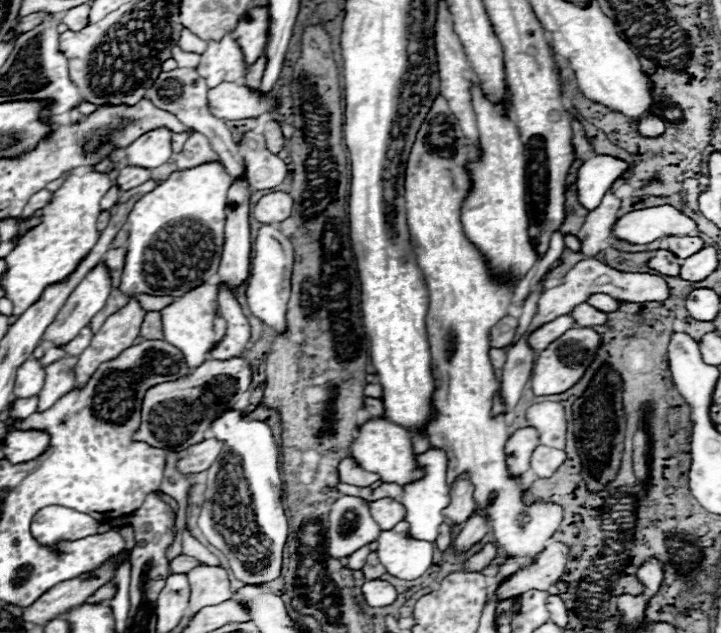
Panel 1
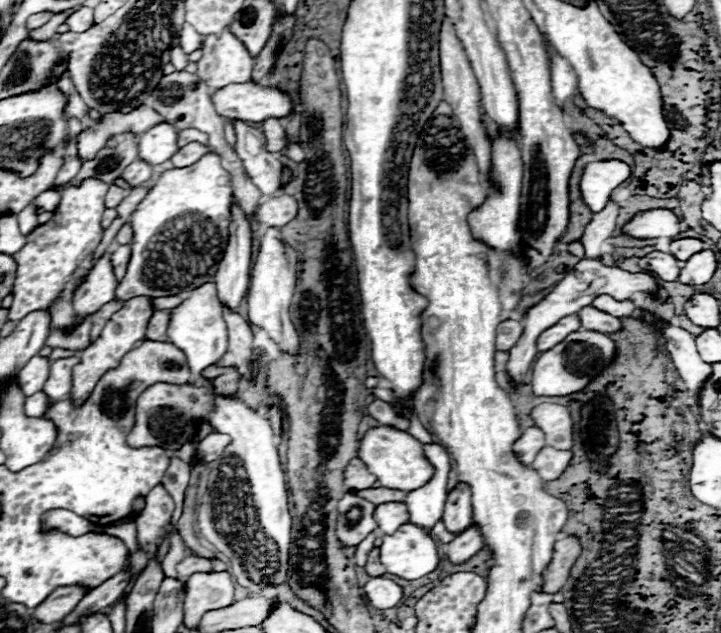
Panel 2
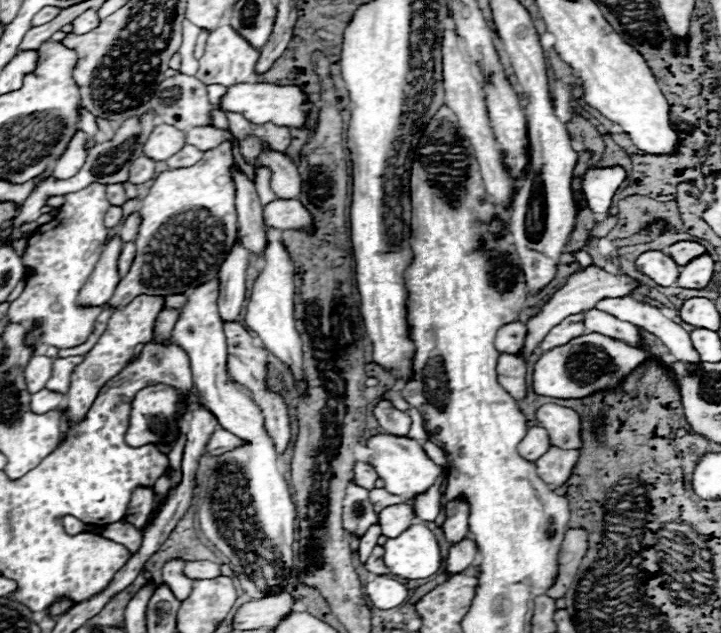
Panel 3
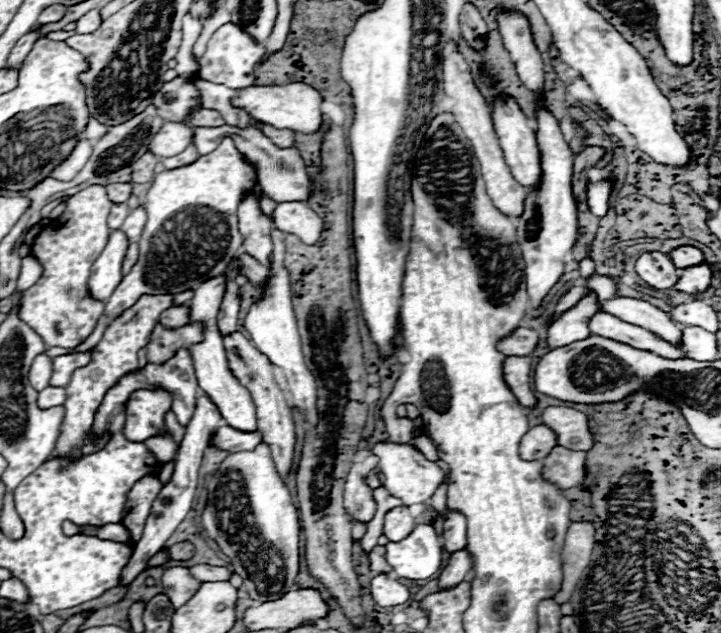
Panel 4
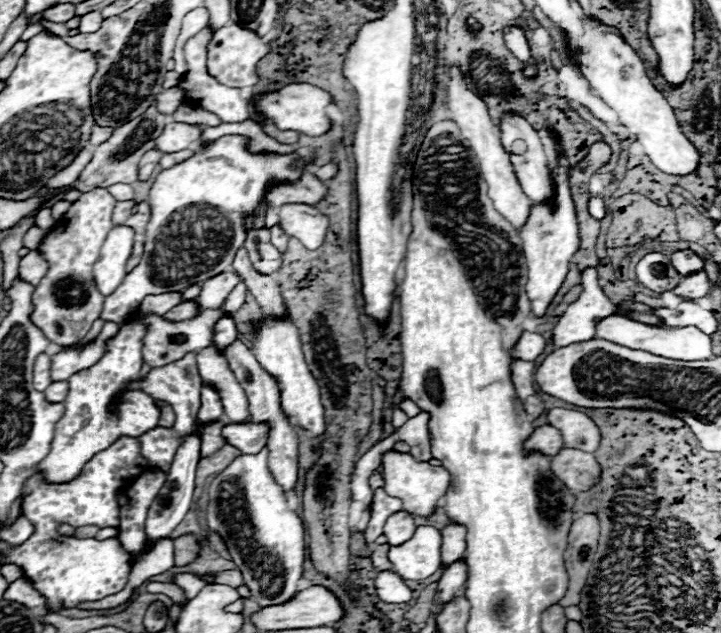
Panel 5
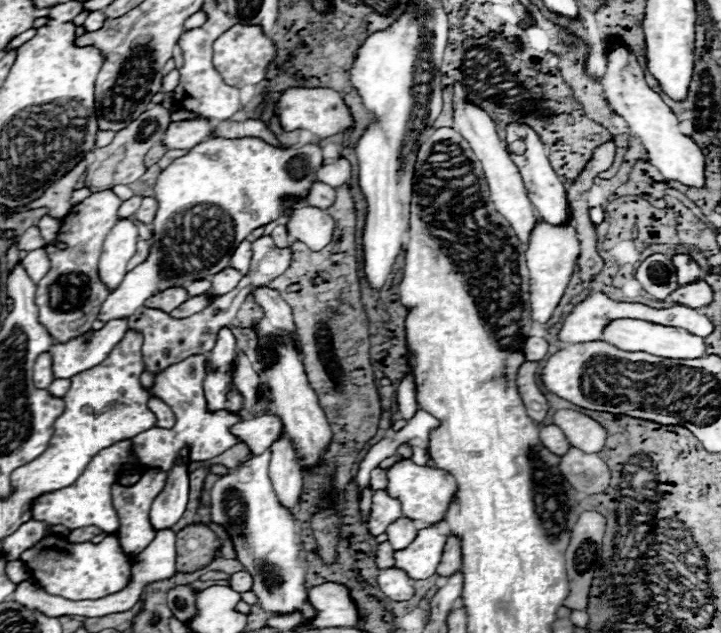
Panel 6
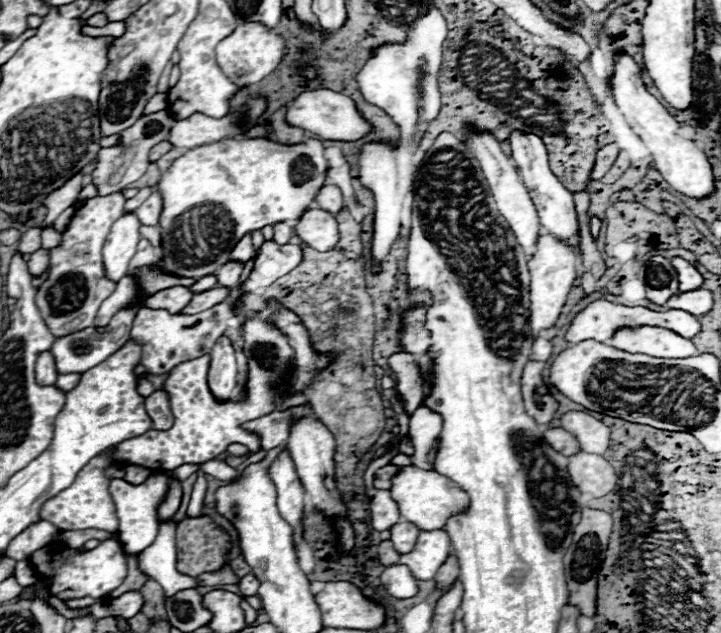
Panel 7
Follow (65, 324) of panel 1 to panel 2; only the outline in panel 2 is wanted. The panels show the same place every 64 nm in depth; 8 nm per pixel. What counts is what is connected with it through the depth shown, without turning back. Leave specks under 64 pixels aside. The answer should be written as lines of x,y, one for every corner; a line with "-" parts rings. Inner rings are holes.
106,252
90,270
86,280
76,288
74,292
74,312
80,320
84,320
88,314
98,312
106,302
114,298
114,288
116,288
116,278
114,270
110,264
110,252

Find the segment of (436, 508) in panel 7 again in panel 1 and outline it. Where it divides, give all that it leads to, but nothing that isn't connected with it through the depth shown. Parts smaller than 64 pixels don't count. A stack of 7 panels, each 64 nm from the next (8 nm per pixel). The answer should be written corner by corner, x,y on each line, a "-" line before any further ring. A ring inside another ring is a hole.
370,418
362,426
358,426
358,436
350,444
350,458
354,458
360,468
380,474
382,482
396,482
404,486
424,476
422,470
416,470
410,434
402,426
396,426
386,418

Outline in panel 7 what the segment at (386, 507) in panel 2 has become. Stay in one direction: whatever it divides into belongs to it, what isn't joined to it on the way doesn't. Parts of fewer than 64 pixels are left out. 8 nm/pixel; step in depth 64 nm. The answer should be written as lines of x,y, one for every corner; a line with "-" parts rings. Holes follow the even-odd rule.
400,520
398,524
390,526
390,540
392,540
392,546
396,548
396,552
404,554
404,552
410,552
416,544
416,538
420,534
420,528
410,524
410,522
404,522

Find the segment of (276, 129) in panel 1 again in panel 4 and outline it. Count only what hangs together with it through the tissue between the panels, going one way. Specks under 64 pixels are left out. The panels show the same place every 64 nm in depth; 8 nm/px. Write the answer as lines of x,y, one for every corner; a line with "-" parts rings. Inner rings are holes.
262,126
262,134
268,136
278,148
290,148
294,144
292,130
276,130
274,126

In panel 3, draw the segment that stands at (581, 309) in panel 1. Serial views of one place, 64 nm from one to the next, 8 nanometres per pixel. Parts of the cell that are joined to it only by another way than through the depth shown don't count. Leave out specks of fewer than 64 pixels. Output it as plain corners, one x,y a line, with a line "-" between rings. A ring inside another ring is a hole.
596,308
584,312
584,328
586,332
598,332
608,338
622,340
626,344
636,344
638,342
638,328
614,318
612,314
600,312

